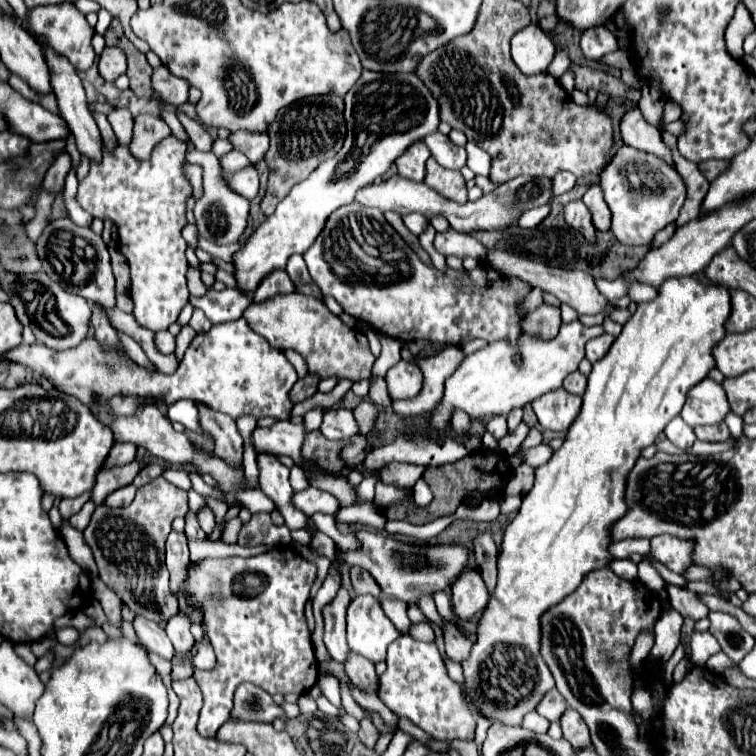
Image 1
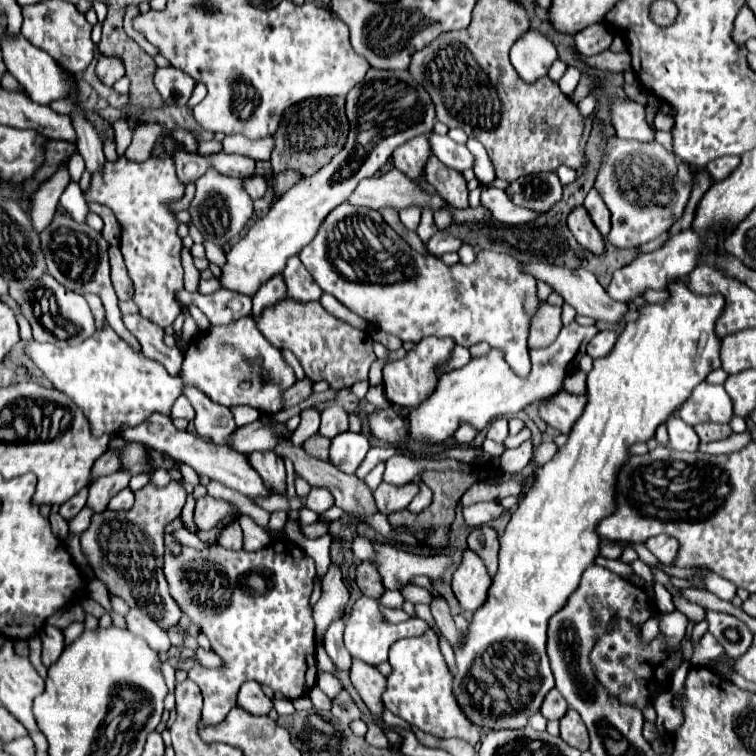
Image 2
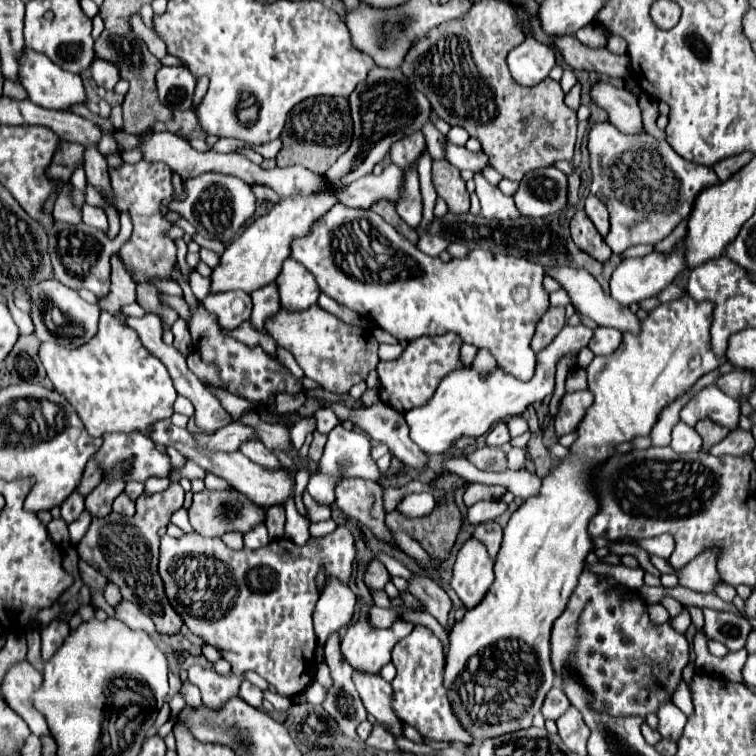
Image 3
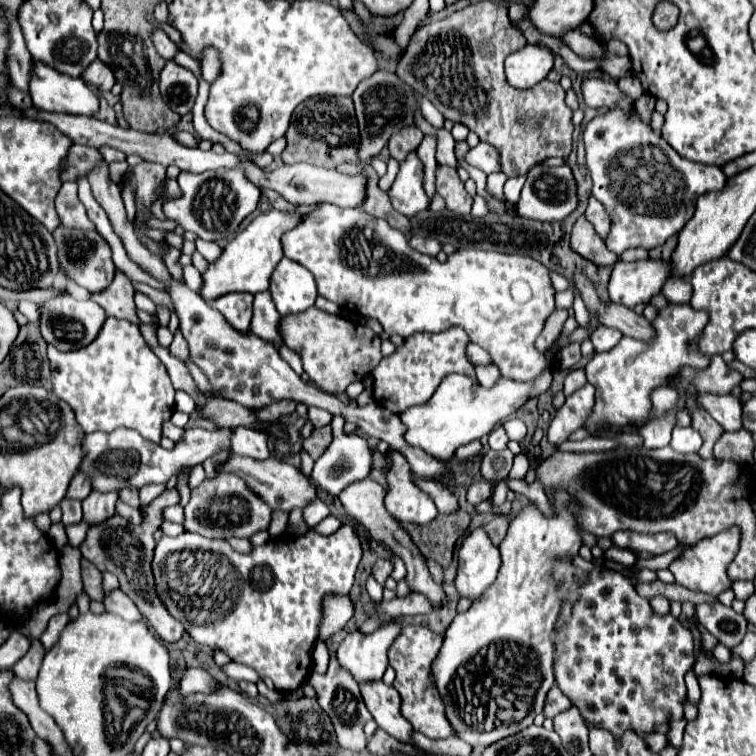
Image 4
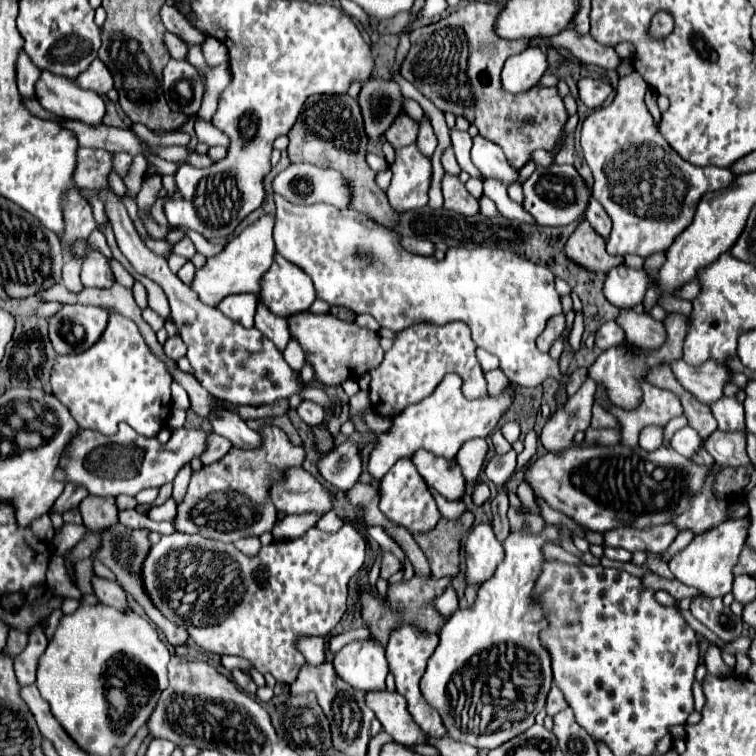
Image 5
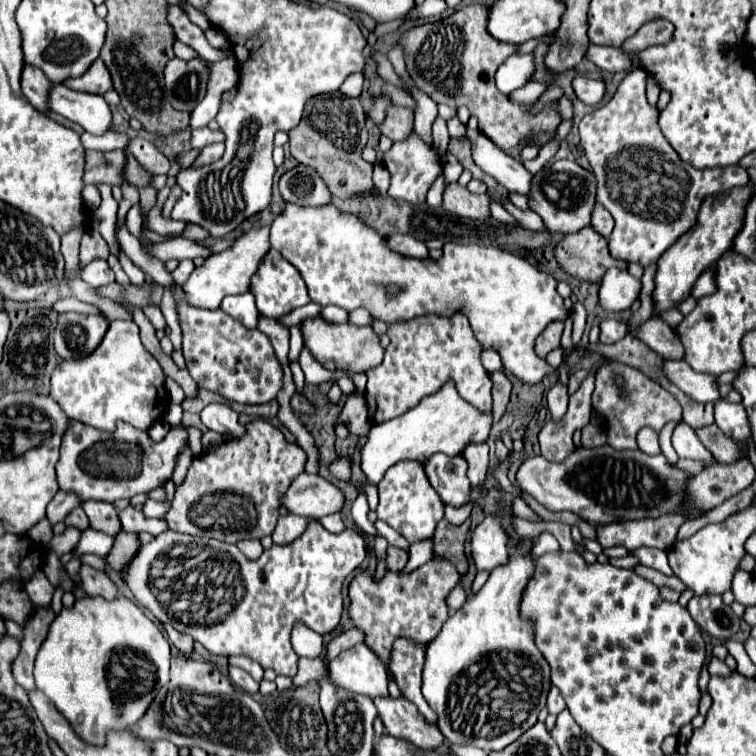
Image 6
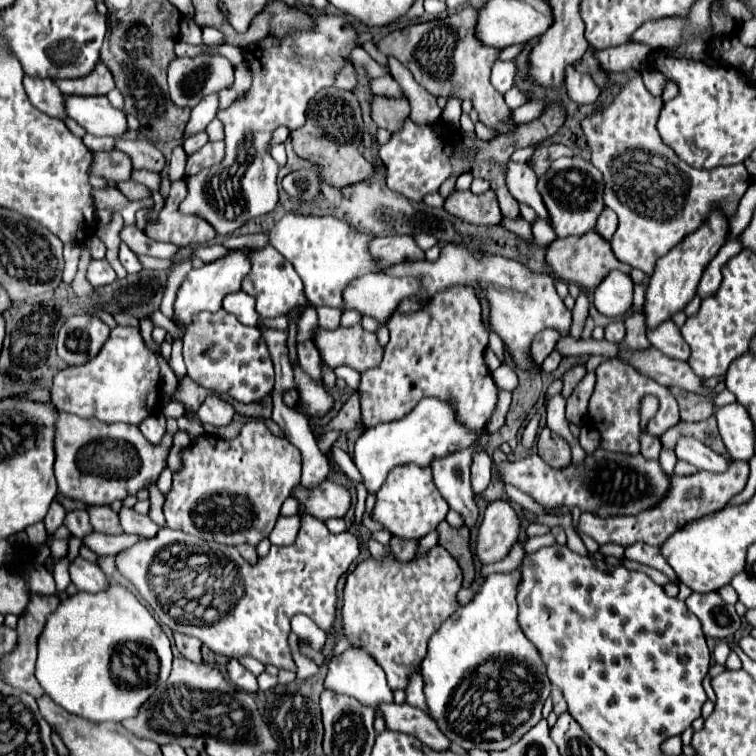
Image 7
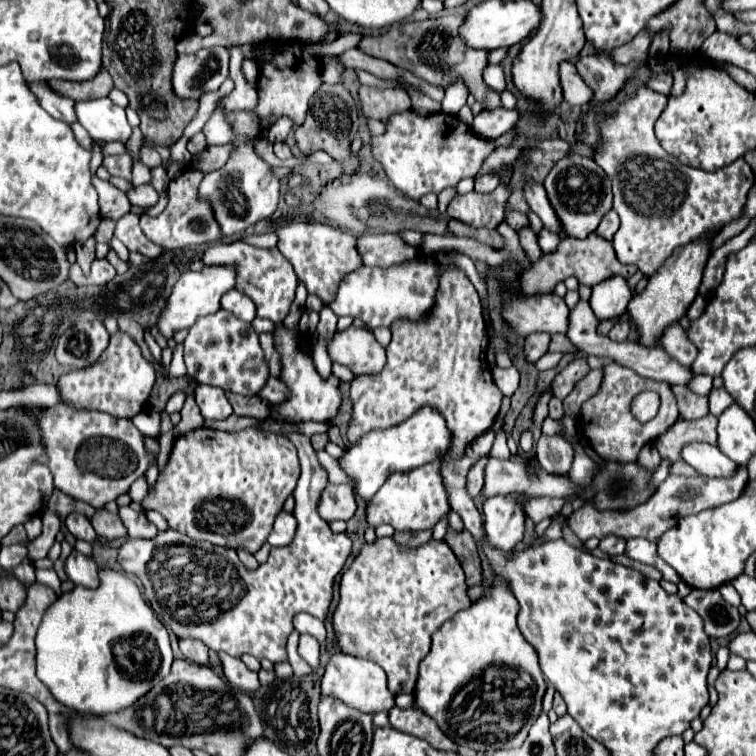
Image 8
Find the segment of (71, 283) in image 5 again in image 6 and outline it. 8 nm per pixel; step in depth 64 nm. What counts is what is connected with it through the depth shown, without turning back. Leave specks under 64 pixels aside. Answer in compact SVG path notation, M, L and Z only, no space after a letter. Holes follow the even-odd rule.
M90 230L90 232L86 232L82 236L80 266L86 266L94 258L108 258L108 244L106 244L106 240L96 230Z

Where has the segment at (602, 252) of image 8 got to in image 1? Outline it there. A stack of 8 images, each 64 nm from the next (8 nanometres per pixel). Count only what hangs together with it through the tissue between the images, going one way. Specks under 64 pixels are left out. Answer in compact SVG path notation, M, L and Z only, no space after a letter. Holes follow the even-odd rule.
M570 202L566 206L566 224L574 230L578 230L590 244L596 244L596 228L590 220L590 212L584 206L584 202Z

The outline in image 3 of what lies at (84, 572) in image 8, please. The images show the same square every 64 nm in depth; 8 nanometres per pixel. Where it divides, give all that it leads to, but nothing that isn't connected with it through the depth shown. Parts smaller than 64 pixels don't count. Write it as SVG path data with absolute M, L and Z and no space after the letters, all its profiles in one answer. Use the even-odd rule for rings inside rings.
M122 598L120 604L118 604L114 610L116 610L116 618L122 620L124 624L128 624L130 628L144 630L144 632L148 632L150 636L156 634L152 620L150 620L150 618L136 606L136 604L132 604L130 600L124 600L124 598Z

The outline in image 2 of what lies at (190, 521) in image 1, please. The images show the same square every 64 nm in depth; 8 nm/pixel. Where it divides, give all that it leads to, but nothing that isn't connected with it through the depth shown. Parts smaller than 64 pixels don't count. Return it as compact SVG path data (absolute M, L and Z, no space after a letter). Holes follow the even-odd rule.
M188 494L188 500L186 500L182 509L182 518L186 520L186 526L188 526L188 530L190 530L190 532L194 532L194 530L196 530L196 526L192 524L192 508L194 508L194 496L192 496L192 494Z

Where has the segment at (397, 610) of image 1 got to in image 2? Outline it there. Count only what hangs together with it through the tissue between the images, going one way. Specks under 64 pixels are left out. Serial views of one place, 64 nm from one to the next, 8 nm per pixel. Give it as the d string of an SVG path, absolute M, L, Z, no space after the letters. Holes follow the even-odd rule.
M385 590L385 593L380 598L380 603L391 609L402 609L404 598L397 590Z

